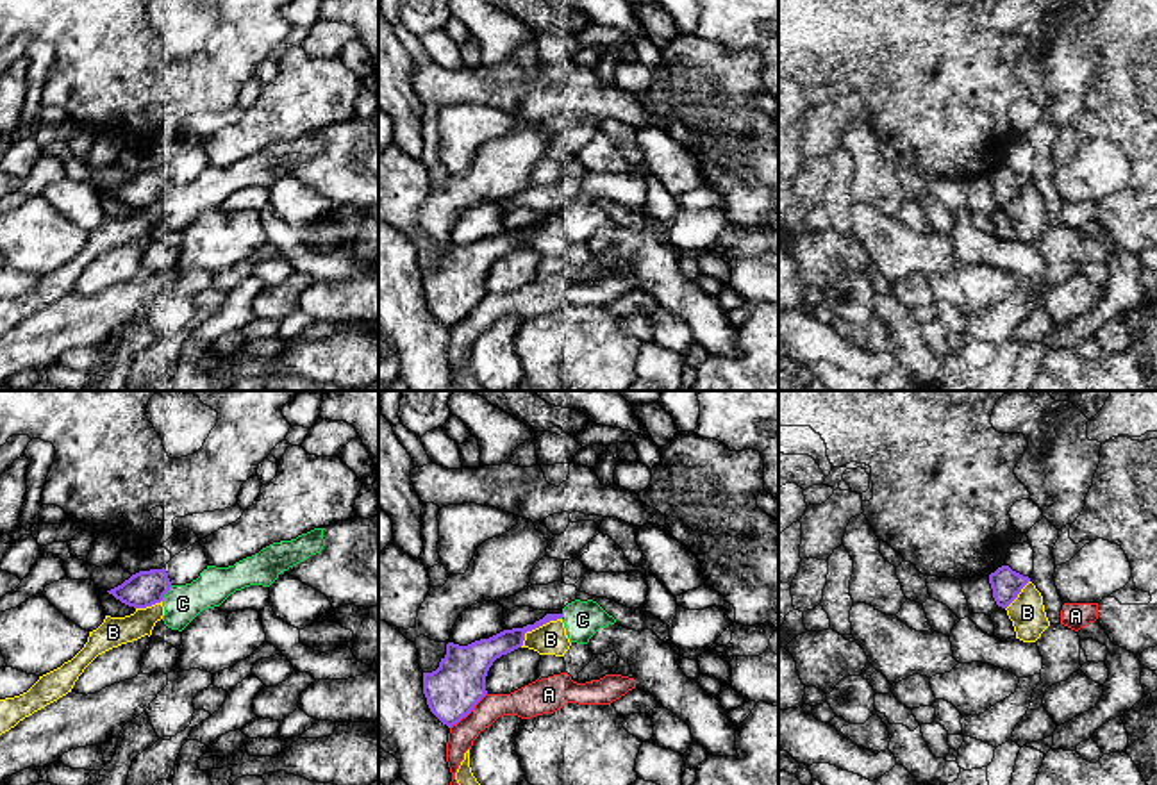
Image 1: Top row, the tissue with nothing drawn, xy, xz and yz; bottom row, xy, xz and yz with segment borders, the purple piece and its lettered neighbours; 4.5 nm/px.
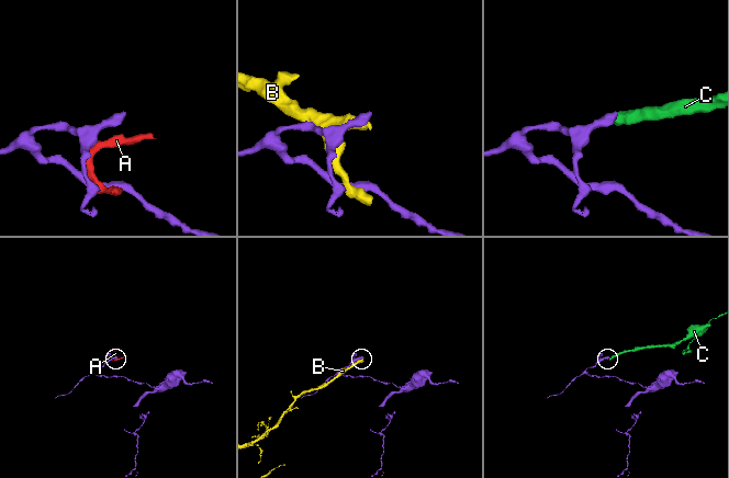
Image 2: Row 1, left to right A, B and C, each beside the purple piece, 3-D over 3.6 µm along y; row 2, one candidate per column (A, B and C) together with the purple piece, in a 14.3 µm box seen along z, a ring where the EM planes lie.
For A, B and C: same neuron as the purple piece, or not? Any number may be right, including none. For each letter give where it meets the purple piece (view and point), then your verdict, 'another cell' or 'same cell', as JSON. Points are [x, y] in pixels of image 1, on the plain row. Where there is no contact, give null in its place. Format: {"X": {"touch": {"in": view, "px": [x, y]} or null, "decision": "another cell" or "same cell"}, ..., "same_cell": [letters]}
{"A": {"touch": {"in": "xz", "px": [468, 313]}, "decision": "another cell"}, "B": {"touch": {"in": "xz", "px": [536, 227]}, "decision": "another cell"}, "C": {"touch": {"in": "xy", "px": [166, 191]}, "decision": "another cell"}, "same_cell": []}

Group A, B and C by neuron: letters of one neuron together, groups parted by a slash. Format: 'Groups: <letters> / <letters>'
Groups: A / B C

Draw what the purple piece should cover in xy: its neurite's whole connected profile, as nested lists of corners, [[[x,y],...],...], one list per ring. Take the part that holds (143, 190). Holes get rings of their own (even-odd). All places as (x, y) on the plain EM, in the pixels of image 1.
[[[162,168],[139,171],[107,193],[129,207],[146,209],[161,203],[170,187],[171,182],[166,169]]]

